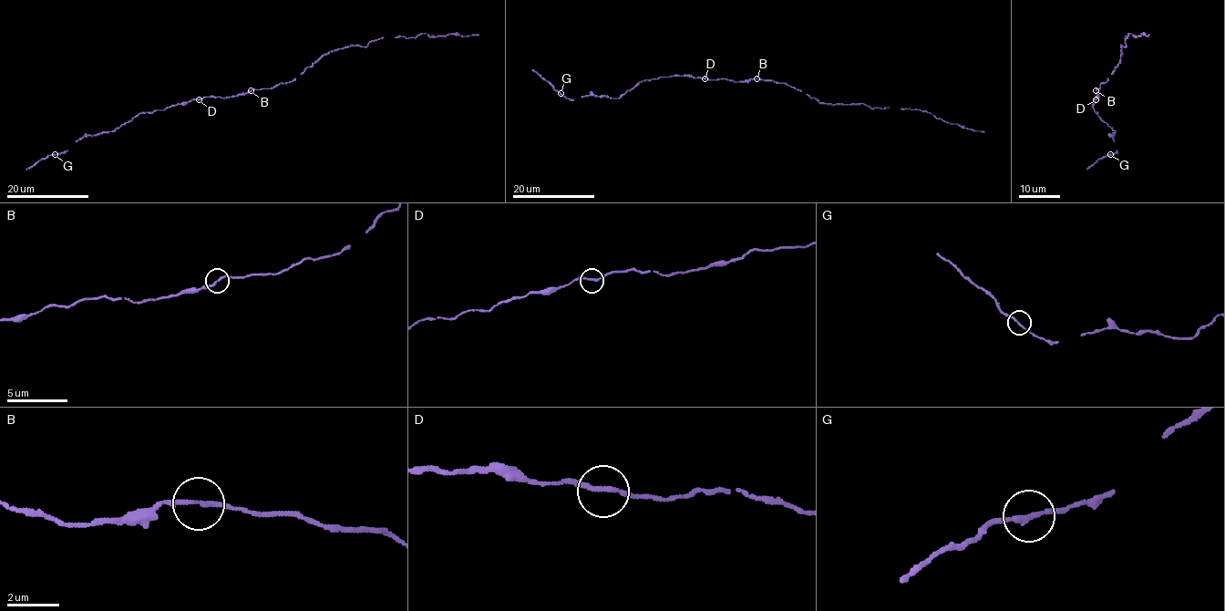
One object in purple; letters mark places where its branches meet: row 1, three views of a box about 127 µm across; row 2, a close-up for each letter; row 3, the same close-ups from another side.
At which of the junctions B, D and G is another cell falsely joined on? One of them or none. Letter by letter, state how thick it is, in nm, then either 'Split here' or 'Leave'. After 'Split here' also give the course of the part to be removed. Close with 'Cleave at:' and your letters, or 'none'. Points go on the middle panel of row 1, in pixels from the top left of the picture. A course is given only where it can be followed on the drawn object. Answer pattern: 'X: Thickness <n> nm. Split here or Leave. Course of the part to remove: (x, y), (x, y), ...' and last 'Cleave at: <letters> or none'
B: Thickness 160 nm. Leave
D: Thickness 160 nm. Leave
G: Thickness 160 nm. Leave
Cleave at: none

